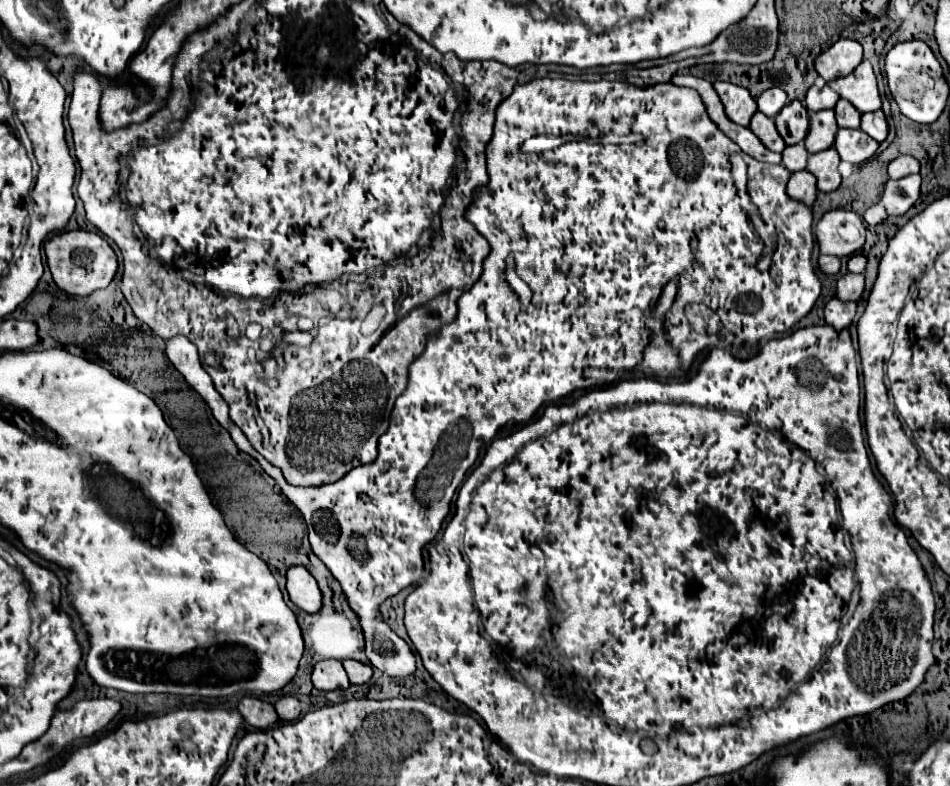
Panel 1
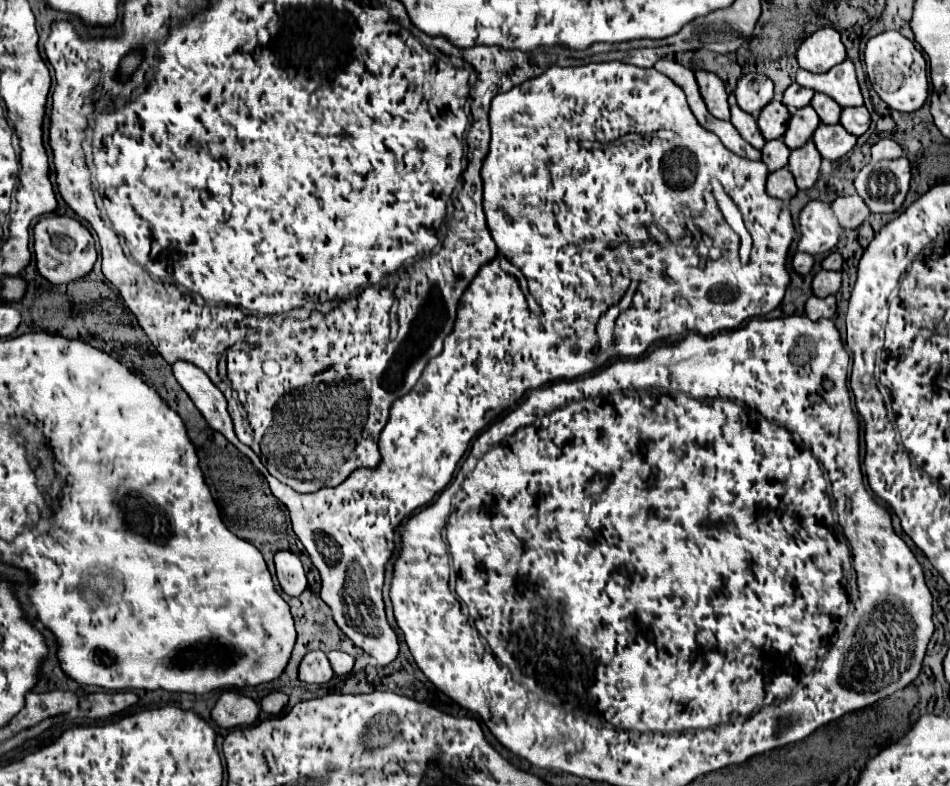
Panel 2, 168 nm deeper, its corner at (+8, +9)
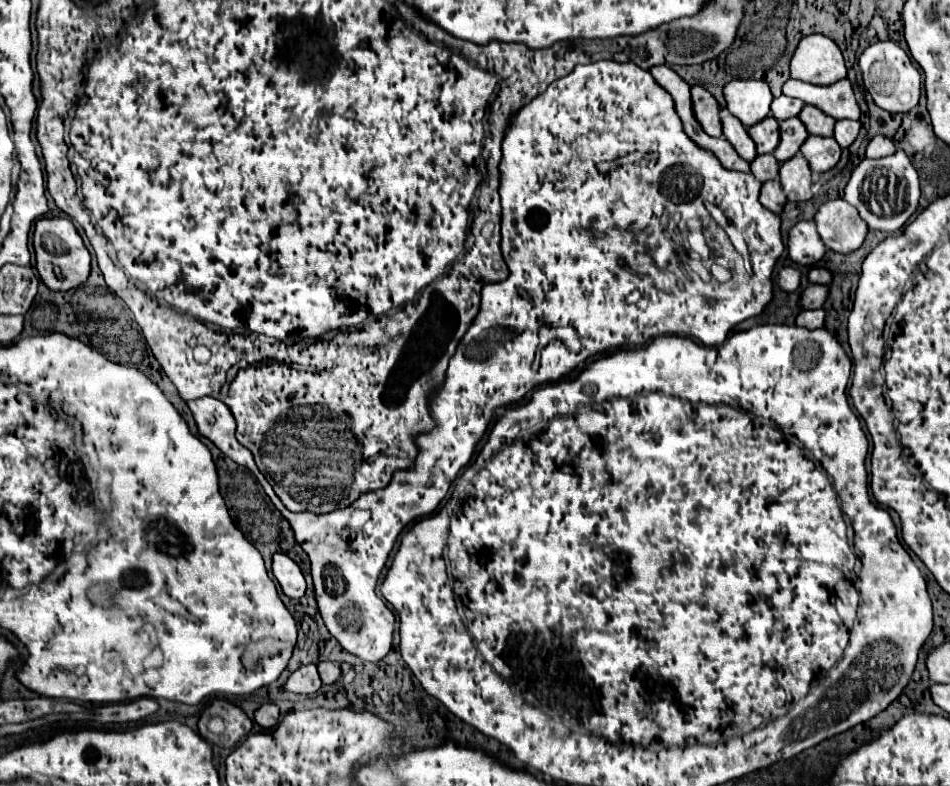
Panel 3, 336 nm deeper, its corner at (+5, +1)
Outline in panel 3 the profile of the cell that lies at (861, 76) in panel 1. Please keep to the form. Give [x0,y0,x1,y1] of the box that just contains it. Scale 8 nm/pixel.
[783,78,861,120]

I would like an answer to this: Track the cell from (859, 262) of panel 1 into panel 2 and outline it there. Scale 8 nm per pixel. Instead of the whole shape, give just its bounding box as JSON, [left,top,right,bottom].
[822,252,844,270]

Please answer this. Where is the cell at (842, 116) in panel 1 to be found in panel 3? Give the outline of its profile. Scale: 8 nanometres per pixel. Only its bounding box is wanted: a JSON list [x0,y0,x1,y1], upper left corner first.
[799,106,835,136]

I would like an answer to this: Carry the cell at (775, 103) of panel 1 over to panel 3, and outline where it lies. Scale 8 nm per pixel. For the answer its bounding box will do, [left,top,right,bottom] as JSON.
[723,80,771,128]

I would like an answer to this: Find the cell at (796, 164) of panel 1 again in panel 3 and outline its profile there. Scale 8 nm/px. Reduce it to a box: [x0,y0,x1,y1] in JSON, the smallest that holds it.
[751,154,779,182]

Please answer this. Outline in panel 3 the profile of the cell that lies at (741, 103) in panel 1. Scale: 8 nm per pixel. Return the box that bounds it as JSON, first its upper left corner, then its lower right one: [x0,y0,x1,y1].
[691,86,721,138]

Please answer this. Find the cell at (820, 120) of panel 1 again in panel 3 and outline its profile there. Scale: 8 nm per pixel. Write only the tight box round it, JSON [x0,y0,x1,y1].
[773,118,809,164]

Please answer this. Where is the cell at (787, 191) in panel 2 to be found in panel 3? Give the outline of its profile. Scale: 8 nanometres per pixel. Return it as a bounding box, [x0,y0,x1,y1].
[759,180,787,214]

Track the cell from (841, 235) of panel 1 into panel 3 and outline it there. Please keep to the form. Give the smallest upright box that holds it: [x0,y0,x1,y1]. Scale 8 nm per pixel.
[787,220,825,266]

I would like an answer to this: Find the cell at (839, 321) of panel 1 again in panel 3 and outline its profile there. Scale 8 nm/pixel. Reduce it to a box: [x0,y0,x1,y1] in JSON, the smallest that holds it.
[795,310,825,330]

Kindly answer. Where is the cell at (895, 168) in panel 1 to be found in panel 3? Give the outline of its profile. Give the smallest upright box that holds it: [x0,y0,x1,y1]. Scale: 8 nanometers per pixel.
[865,136,895,158]

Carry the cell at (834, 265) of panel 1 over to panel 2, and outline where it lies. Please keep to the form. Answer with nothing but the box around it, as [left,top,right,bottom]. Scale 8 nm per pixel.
[792,252,814,274]

